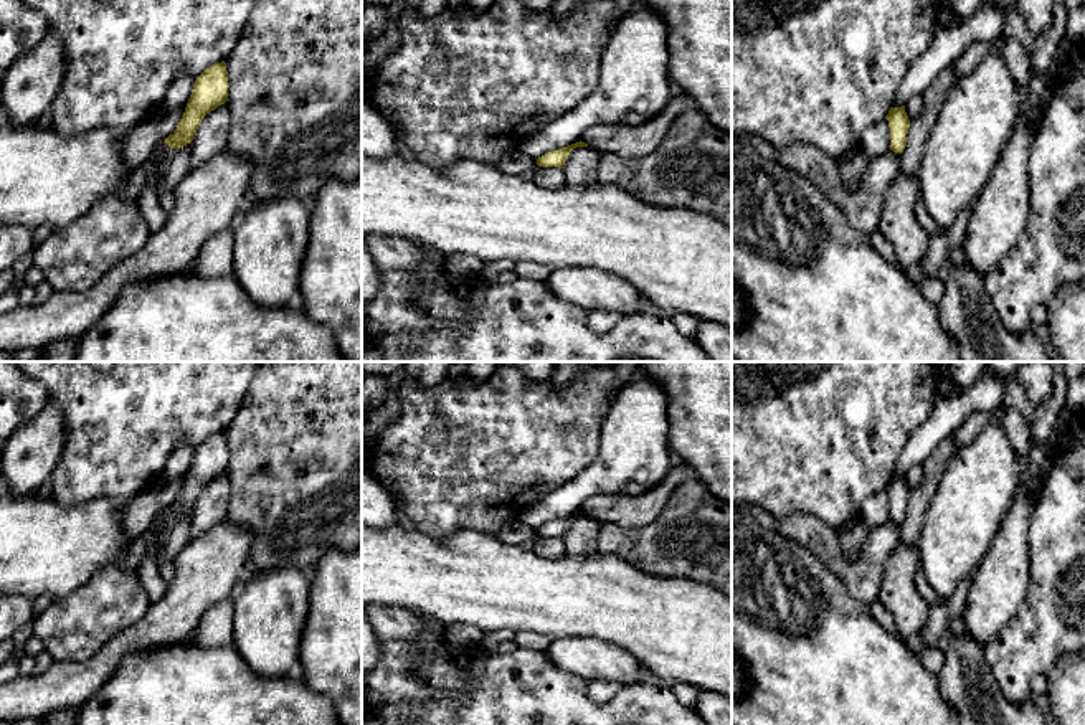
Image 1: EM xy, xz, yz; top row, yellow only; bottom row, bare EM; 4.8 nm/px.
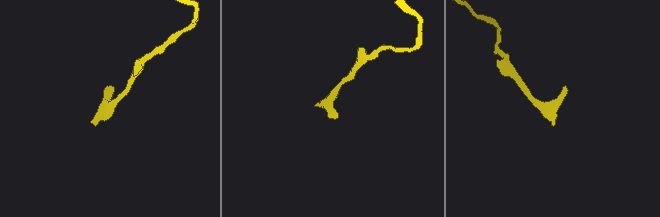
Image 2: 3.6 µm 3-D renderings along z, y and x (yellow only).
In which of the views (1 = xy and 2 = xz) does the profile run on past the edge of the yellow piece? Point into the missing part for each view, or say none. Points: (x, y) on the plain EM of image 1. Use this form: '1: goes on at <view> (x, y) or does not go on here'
1: goes on at xy (71, 628)
2: does not go on here

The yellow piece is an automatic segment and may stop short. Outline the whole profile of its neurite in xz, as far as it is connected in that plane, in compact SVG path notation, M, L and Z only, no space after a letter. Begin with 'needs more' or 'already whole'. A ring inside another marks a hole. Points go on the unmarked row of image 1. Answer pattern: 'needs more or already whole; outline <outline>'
already whole; outline M576 512L576 514L571 514L568 517L563 517L563 519L558 519L558 520L552 520L542 527L537 528L537 535L538 537L558 537L558 538L563 538L570 522L576 517L588 517L588 514L585 512Z

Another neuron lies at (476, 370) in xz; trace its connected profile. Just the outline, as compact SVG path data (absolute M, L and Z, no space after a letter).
M469 362L466 375L474 381L489 378L497 368L495 362Z

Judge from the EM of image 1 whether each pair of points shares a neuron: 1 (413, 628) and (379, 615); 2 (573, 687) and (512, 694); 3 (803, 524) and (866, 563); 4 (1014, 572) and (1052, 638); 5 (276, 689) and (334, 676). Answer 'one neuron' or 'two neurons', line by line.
1: one neuron
2: one neuron
3: one neuron
4: two neurons
5: two neurons

